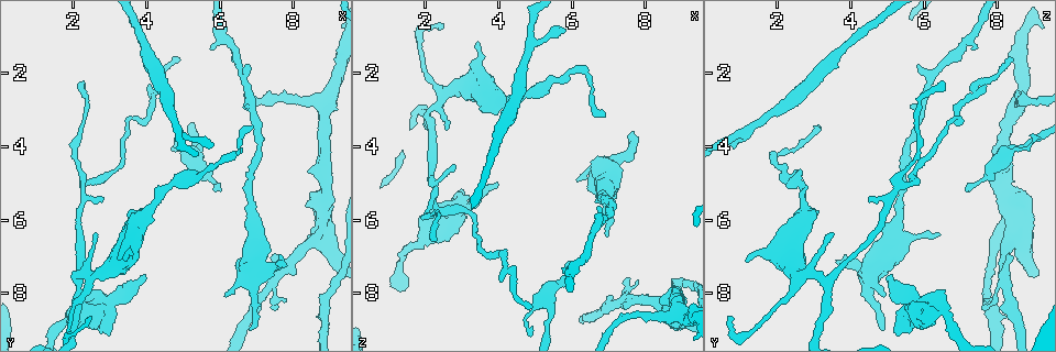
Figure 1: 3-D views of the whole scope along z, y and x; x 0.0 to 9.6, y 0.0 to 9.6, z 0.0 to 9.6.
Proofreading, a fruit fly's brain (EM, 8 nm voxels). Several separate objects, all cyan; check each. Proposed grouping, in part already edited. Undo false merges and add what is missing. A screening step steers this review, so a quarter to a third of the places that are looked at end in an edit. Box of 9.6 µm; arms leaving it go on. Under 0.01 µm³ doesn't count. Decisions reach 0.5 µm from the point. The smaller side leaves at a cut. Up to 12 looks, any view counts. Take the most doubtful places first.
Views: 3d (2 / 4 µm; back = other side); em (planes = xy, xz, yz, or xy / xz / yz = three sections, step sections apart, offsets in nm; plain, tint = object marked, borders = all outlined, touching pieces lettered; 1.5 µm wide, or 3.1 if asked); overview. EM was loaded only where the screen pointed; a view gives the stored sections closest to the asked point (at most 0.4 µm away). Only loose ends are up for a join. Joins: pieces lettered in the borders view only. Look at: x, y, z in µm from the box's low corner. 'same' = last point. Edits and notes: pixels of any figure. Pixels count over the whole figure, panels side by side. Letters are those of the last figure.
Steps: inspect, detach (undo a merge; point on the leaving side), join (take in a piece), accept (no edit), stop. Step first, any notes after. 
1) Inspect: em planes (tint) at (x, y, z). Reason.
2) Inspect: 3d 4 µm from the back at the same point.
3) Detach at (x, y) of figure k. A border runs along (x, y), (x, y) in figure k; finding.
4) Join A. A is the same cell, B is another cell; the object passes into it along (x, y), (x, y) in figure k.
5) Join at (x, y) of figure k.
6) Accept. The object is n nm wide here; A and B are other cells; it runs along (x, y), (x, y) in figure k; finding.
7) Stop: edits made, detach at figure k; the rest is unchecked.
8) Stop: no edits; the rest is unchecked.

Inspect: em planes (borders) at (3.90, 7.50, 5.10). Branch stops here.

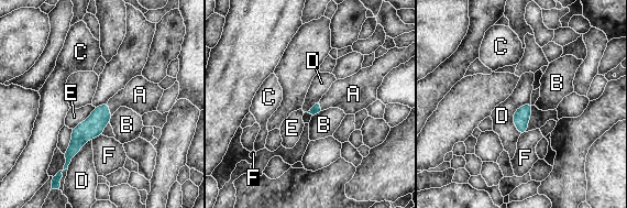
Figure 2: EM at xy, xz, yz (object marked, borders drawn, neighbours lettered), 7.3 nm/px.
Join A. A is the same cell, B, C, D, E and F are other cells; it goes on there.

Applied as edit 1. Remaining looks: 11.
Inspect: overview.

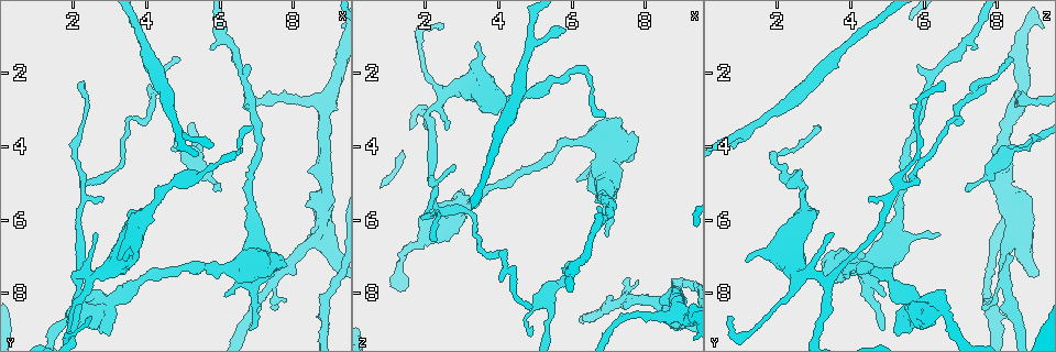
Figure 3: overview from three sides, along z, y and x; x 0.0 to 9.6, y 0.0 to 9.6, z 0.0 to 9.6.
Inspect: 3d 2 µm at (6.00, 5.20, 7.10). An open end.

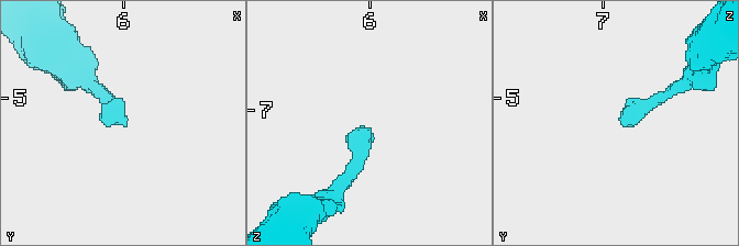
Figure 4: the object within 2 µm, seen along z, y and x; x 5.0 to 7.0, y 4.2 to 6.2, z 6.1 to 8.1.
Inspect: em planes (plain) at (5.98, 5.16, 7.12). Now the EM.

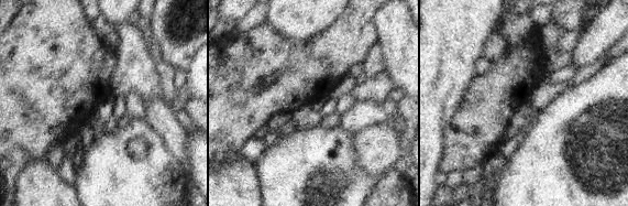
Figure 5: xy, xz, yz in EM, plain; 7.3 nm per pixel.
Inspect: em planes (borders) at the same point.

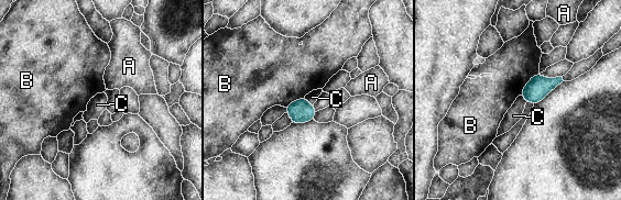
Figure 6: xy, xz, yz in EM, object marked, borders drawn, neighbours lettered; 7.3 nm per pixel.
Accept. The longest contact is with B, 220 nm; A, B and C are other cells; a border runs along (304, 97), (313, 104) in figure 6; no lettered piece goes on from it.

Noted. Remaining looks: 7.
Inspect: em planes (plain) at (5.80, 4.00, 0.75). Tapers out.

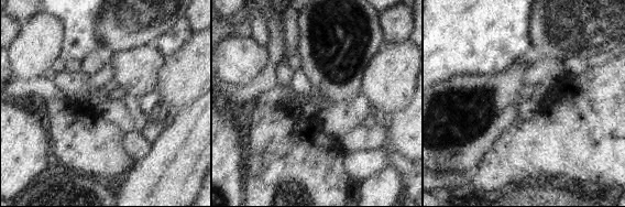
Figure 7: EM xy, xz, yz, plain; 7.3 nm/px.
Inspect: em planes (borders) at the same point. See the neighbours.

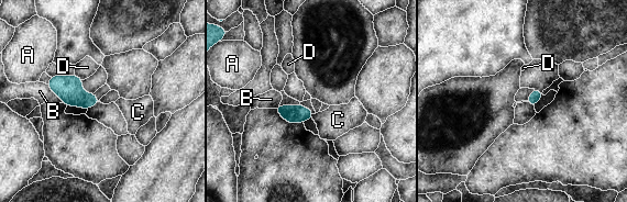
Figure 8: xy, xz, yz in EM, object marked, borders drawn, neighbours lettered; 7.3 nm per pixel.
Accept. A, B, C and D are other cells; a border runs along (315, 114), (311, 118) in figure 8; none of them fits.

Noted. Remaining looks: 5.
Inspect: 3d 4 µm from the back at (4.90, 1.65, 8.35). Thin end.

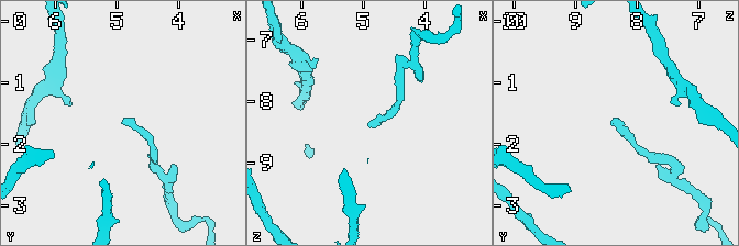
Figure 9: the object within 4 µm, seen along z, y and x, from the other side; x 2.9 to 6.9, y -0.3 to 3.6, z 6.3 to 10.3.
Inspect: em xz step 4 (borders) at (4.95, 1.60, 8.35). Now the EM.

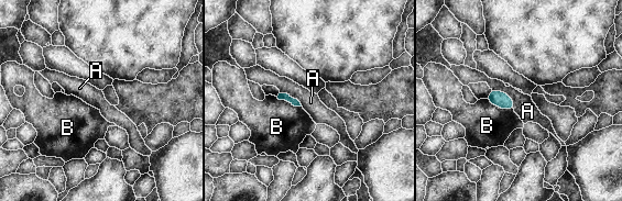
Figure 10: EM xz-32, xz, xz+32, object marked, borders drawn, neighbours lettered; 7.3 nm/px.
Accept. A and B are other cells; no lettered piece goes on from it.

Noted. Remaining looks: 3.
Inspect: 3d 4 µm from the back at (2.30, 2.30, 6.60). Branch stops here.

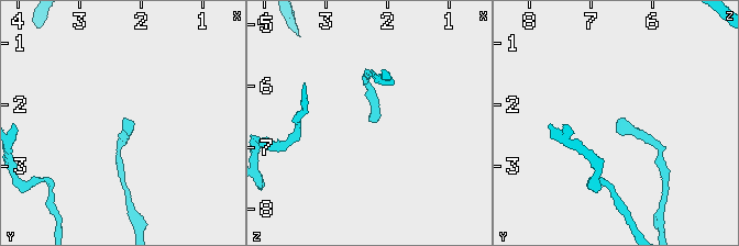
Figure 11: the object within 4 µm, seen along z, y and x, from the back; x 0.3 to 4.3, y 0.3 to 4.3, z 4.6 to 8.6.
Inspect: em planes (borders) at (2.35, 2.30, 6.55). Need the tissue.

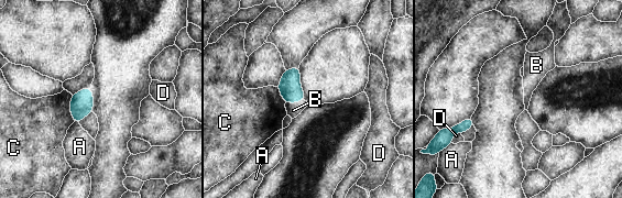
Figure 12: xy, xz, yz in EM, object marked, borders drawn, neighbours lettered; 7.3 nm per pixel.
Join B. B is the same cell, A, C and D are other cells; the object passes into it along (290, 87), (294, 102), (293, 110) in figure 12; the neuron continues.

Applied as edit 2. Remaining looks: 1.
Stop: edits made, join at figure 2, join at figure 12; the rest is unchecked.

